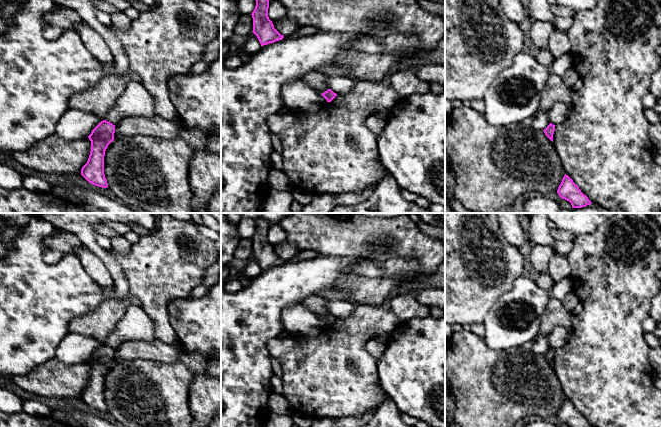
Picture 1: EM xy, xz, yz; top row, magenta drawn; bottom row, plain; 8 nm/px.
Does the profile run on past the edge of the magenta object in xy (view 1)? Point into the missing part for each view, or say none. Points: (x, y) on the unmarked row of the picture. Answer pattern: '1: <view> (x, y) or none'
1: none

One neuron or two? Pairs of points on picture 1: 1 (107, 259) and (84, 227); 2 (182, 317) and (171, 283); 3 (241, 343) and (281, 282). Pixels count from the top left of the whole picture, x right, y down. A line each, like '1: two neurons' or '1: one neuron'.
1: one neuron
2: two neurons
3: one neuron

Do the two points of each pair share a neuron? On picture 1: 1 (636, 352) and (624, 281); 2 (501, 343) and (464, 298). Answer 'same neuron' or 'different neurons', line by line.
1: same neuron
2: different neurons

